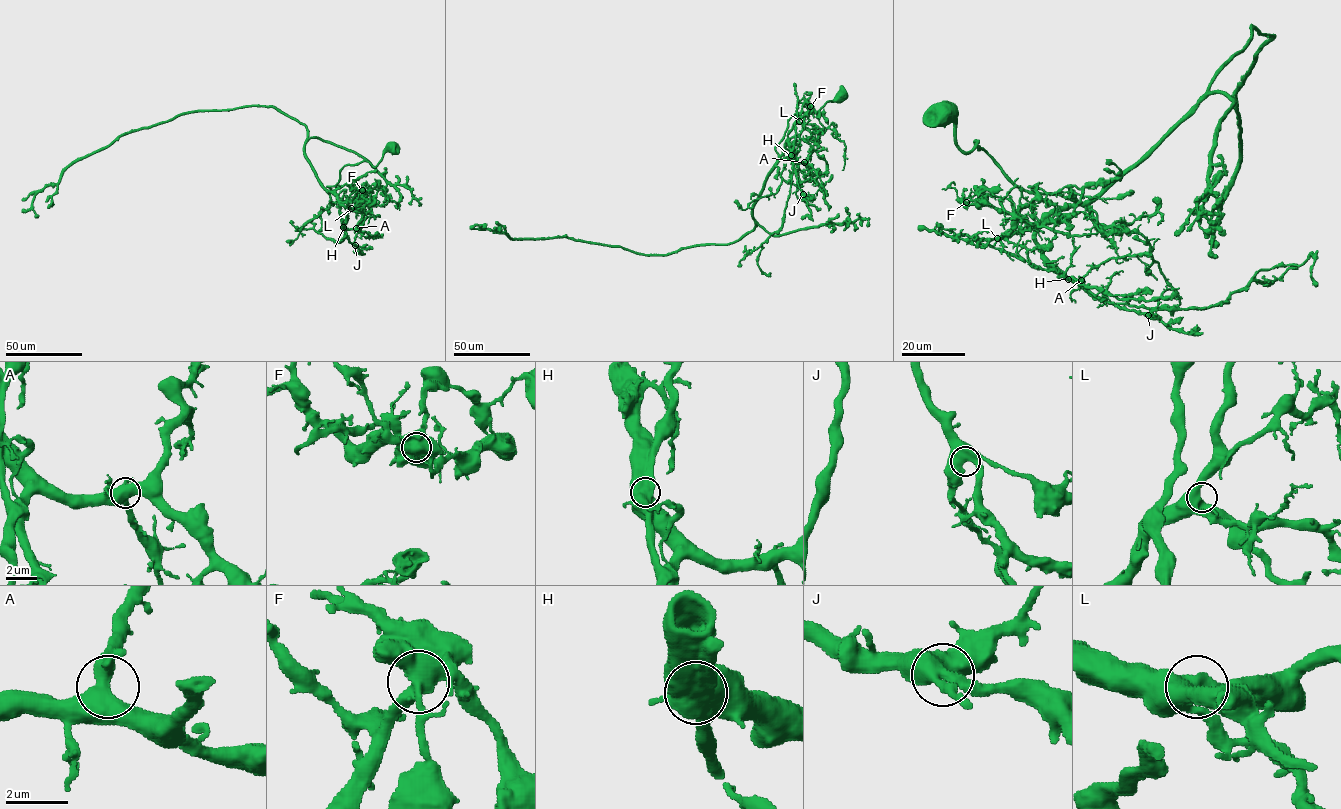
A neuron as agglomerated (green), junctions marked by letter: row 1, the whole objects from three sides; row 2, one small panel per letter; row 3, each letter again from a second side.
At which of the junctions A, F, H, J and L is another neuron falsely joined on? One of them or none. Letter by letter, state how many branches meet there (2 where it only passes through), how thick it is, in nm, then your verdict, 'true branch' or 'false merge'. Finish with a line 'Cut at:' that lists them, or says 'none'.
A: 3 | 480 nm | true branch
F: 3 | 550 nm | true branch
H: 3 | 600 nm | false merge
J: 3 | 500 nm | true branch
L: 3 | 500 nm | true branch
Cut at: H

